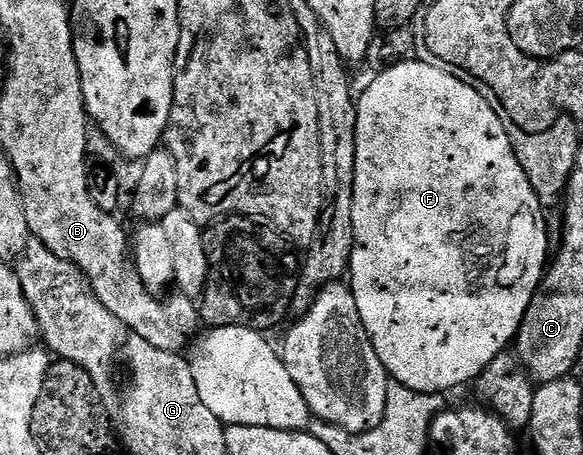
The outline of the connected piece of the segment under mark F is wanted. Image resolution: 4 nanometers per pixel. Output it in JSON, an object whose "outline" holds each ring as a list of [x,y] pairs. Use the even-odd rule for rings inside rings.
{"outline":[[[424,60],[399,63],[395,67],[384,69],[372,78],[374,81],[362,93],[360,90],[357,97],[355,203],[353,204],[355,239],[348,276],[353,277],[351,288],[355,295],[355,303],[359,303],[359,315],[363,319],[363,327],[375,347],[375,355],[379,355],[390,378],[398,381],[403,387],[411,387],[411,391],[445,395],[448,394],[448,389],[457,389],[468,381],[469,384],[476,382],[477,376],[500,353],[506,352],[514,344],[517,334],[521,331],[523,319],[527,315],[527,307],[539,292],[541,281],[545,278],[546,268],[551,261],[551,245],[549,249],[549,225],[545,222],[546,206],[539,203],[527,179],[513,150],[510,130],[502,114],[495,108],[494,102],[476,84],[462,79],[456,72],[440,64]]]}

